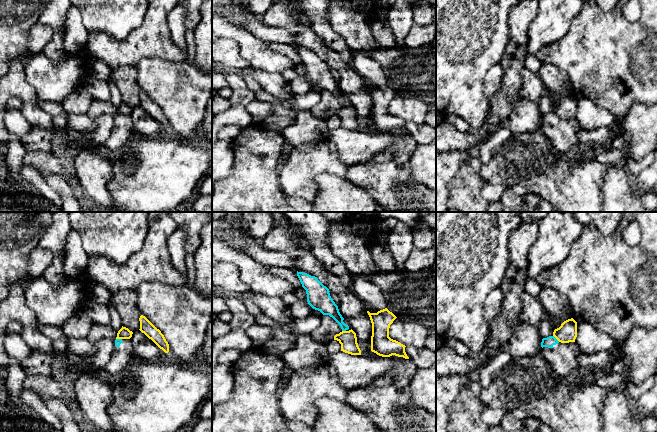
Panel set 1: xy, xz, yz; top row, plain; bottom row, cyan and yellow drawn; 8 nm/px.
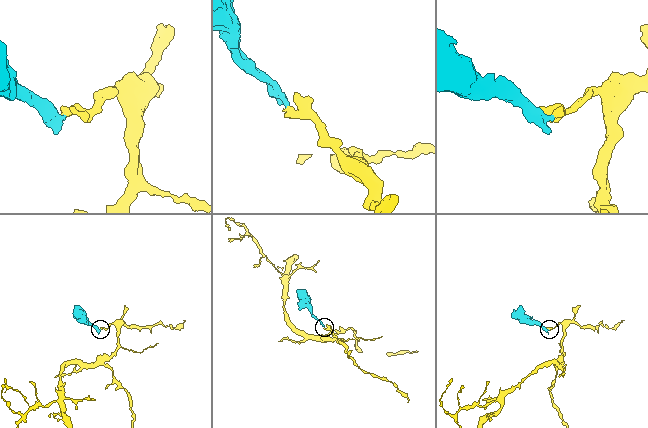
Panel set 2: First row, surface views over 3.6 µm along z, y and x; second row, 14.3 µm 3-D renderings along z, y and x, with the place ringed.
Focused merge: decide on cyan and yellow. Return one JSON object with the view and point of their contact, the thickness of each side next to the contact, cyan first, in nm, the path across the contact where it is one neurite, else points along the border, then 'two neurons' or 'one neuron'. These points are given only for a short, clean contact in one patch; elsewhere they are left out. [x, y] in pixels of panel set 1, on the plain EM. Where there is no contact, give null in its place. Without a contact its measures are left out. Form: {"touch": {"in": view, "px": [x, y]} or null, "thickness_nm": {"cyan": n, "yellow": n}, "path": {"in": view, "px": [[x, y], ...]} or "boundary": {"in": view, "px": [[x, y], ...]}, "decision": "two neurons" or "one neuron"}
{"touch": {"in": "yz", "px": [555, 114]}, "thickness_nm": {"cyan": 80, "yellow": 160}, "boundary": {"in": "yz", "px": [[553, 111], [559, 117]]}, "decision": "two neurons"}

